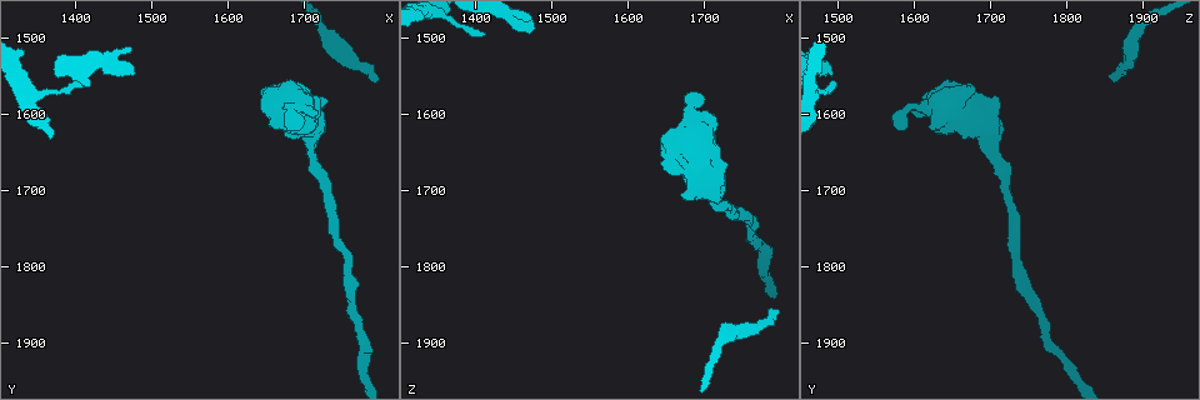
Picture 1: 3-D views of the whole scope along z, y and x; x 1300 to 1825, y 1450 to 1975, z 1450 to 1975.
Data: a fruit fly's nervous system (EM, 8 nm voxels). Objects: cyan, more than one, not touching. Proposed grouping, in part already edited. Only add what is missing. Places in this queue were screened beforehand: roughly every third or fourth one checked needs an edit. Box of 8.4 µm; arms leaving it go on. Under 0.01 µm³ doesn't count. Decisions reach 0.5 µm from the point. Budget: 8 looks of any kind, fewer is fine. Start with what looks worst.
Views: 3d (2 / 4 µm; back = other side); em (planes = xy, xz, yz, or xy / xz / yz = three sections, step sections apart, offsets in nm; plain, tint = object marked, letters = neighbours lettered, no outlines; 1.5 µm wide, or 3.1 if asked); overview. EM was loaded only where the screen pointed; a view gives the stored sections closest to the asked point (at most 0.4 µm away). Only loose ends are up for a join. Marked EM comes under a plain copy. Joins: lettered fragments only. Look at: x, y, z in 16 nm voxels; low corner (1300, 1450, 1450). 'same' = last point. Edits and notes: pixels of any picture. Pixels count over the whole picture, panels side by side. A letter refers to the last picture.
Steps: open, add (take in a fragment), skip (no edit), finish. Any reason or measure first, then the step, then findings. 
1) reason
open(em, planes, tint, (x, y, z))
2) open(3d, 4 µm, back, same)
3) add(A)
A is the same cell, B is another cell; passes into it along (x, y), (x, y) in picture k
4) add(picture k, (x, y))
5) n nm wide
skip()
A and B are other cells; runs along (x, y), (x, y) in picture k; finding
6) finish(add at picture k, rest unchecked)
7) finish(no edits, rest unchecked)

an open end
open(em, planes, letters, (1795, 1560, 1860))

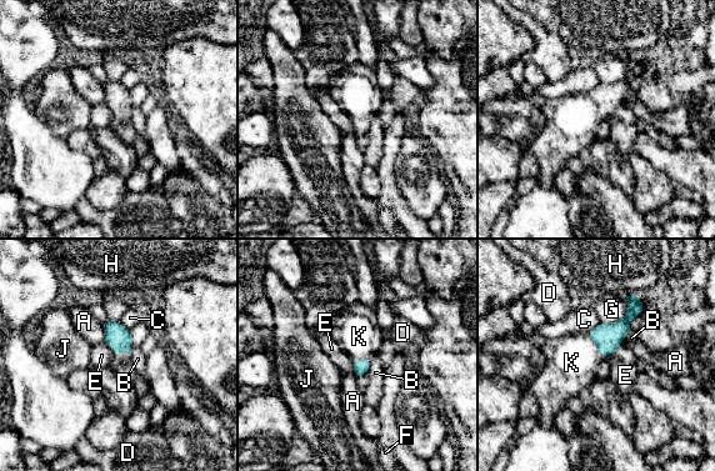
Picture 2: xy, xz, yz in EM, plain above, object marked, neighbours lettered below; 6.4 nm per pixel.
100 nm wide
add(picture 2, (571, 362))
K is the same cell, A, B, C, D, E, F, G, H and J are other cells; passes into it along (608, 337), (596, 345), (571, 362) in picture 2; it goes on there

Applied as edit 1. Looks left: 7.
branch stops here
open(em, planes, letters, (1715, 1600, 1605))

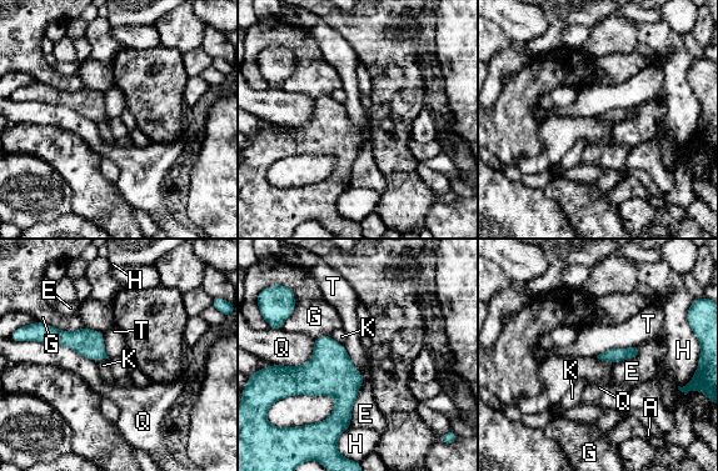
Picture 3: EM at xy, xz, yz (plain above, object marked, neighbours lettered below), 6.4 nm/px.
skip()
A, E, G, H, K, Q and T are other cells; none of them fits

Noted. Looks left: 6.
finish(add at picture 2, rest unchecked)

